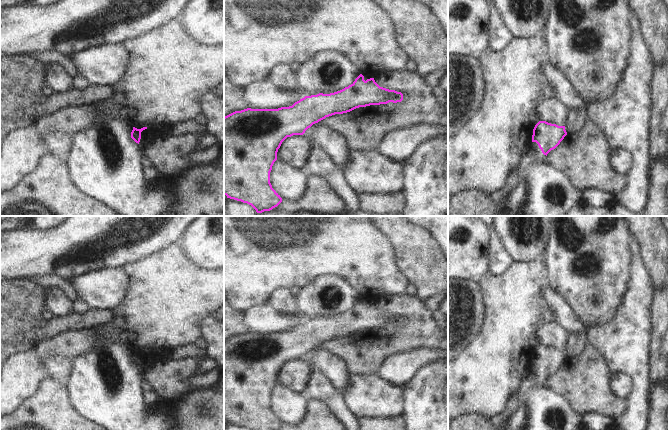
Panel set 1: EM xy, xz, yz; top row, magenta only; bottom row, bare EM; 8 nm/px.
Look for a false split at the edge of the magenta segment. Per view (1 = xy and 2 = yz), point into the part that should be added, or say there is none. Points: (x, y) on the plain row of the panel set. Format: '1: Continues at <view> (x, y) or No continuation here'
1: Continues at xy (143, 366)
2: Continues at yz (540, 381)

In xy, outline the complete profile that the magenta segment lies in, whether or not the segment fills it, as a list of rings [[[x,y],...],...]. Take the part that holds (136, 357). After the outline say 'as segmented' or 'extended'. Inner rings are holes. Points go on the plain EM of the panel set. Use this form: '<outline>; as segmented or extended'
[[[133,351],[133,354],[131,356],[131,362],[139,368],[139,371],[142,373],[147,367],[149,364],[147,363],[144,363],[141,361],[141,356],[143,354],[147,353],[147,351],[143,351],[141,353],[137,353],[135,351]]]; extended

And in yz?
[[[539,345],[532,359],[532,368],[536,374],[536,383],[543,387],[547,383],[547,378],[555,373],[567,359],[565,350],[558,350],[546,345]]]; extended

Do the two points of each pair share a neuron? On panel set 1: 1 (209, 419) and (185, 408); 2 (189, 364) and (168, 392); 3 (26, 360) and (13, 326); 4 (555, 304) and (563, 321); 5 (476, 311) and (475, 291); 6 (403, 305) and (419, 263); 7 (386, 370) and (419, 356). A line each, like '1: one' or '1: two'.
1: one
2: one
3: two
4: one
5: one
6: two
7: one

